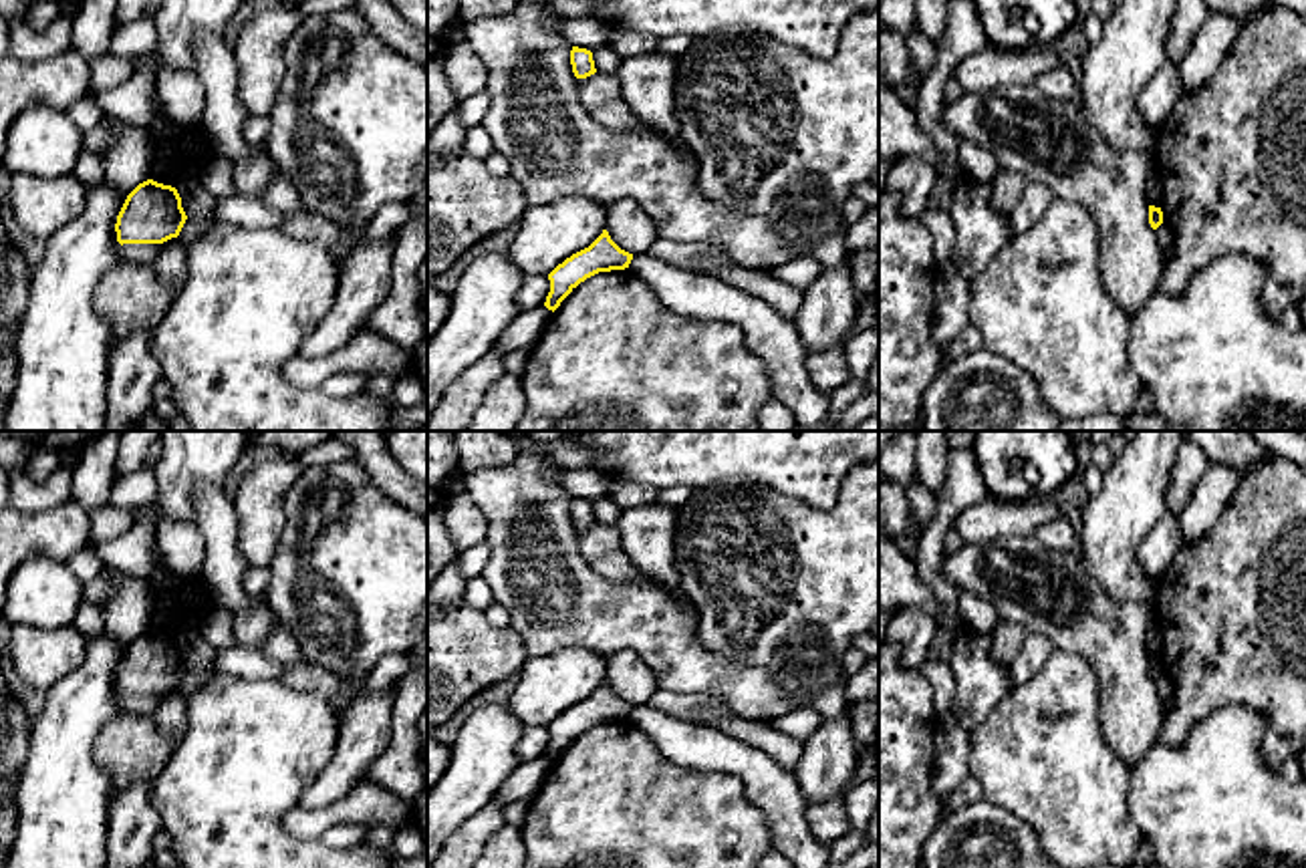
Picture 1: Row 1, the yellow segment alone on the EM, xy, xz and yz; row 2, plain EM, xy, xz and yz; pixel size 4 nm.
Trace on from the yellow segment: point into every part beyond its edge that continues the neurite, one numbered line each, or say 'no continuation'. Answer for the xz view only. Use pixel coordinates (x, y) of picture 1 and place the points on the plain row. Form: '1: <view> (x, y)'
no continuation

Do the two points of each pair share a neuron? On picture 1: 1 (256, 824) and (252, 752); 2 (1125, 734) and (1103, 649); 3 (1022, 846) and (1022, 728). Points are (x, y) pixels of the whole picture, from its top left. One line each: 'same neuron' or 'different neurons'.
1: same neuron
2: same neuron
3: different neurons

